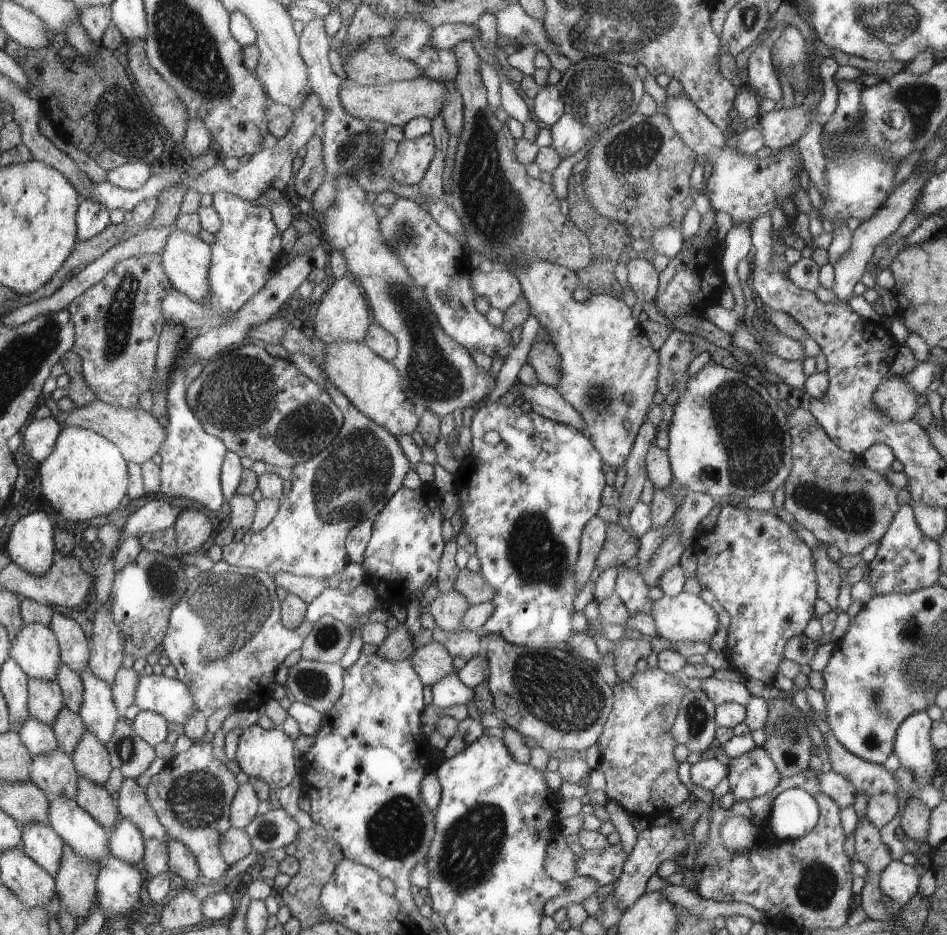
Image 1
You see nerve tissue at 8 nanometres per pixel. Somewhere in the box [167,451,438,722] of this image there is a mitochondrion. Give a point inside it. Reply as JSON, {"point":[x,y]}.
{"point":[225,611]}

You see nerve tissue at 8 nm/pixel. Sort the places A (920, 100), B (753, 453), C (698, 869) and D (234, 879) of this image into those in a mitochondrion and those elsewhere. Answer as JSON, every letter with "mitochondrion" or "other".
{"A":"mitochondrion","B":"mitochondrion","C":"other","D":"other"}

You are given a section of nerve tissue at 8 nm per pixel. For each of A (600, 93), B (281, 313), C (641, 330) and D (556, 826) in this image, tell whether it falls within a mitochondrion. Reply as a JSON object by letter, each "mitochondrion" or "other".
{"A":"mitochondrion","B":"other","C":"other","D":"other"}

